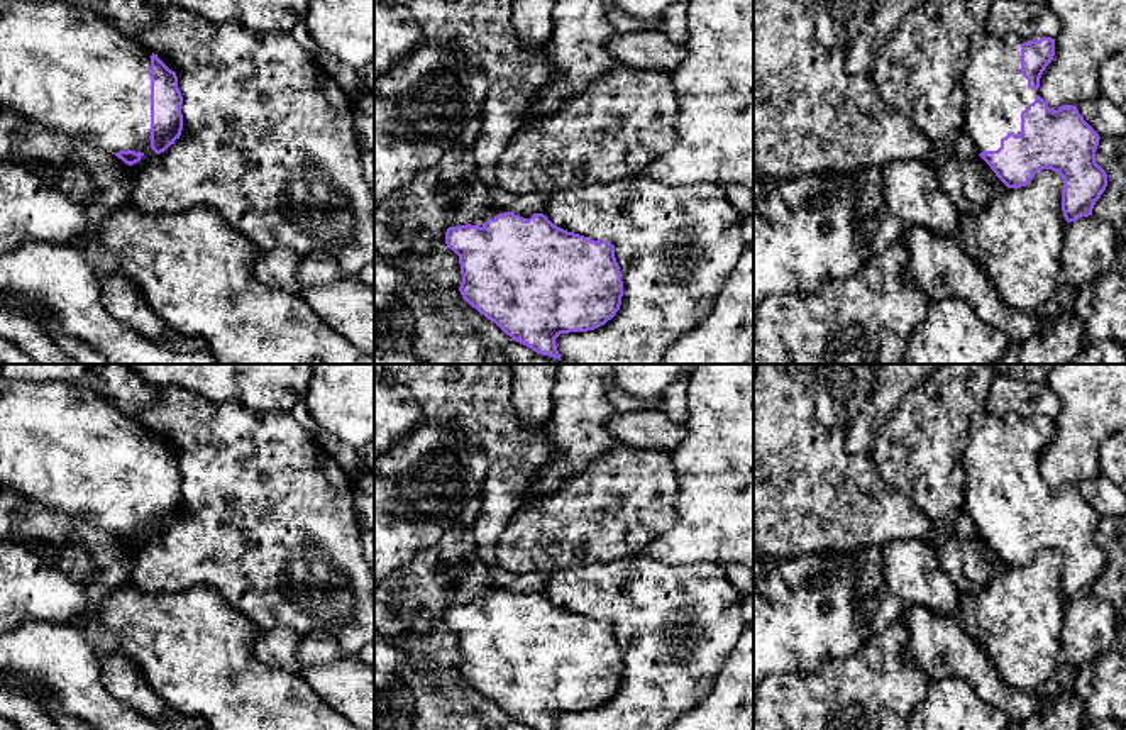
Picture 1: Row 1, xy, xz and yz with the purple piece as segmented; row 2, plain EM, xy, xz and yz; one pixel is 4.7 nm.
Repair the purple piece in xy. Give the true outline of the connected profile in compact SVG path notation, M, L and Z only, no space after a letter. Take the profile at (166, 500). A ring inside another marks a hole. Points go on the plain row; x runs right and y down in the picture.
M0 376L0 489L80 517L132 545L144 534L154 537L179 518L181 484L176 452L83 381Z

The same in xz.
M493 588L466 605L449 606L445 623L459 635L462 654L459 671L464 681L532 730L557 730L555 718L560 713L594 710L620 689L623 661L615 625L567 611L554 605L544 593Z

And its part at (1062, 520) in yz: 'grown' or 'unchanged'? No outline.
grown

